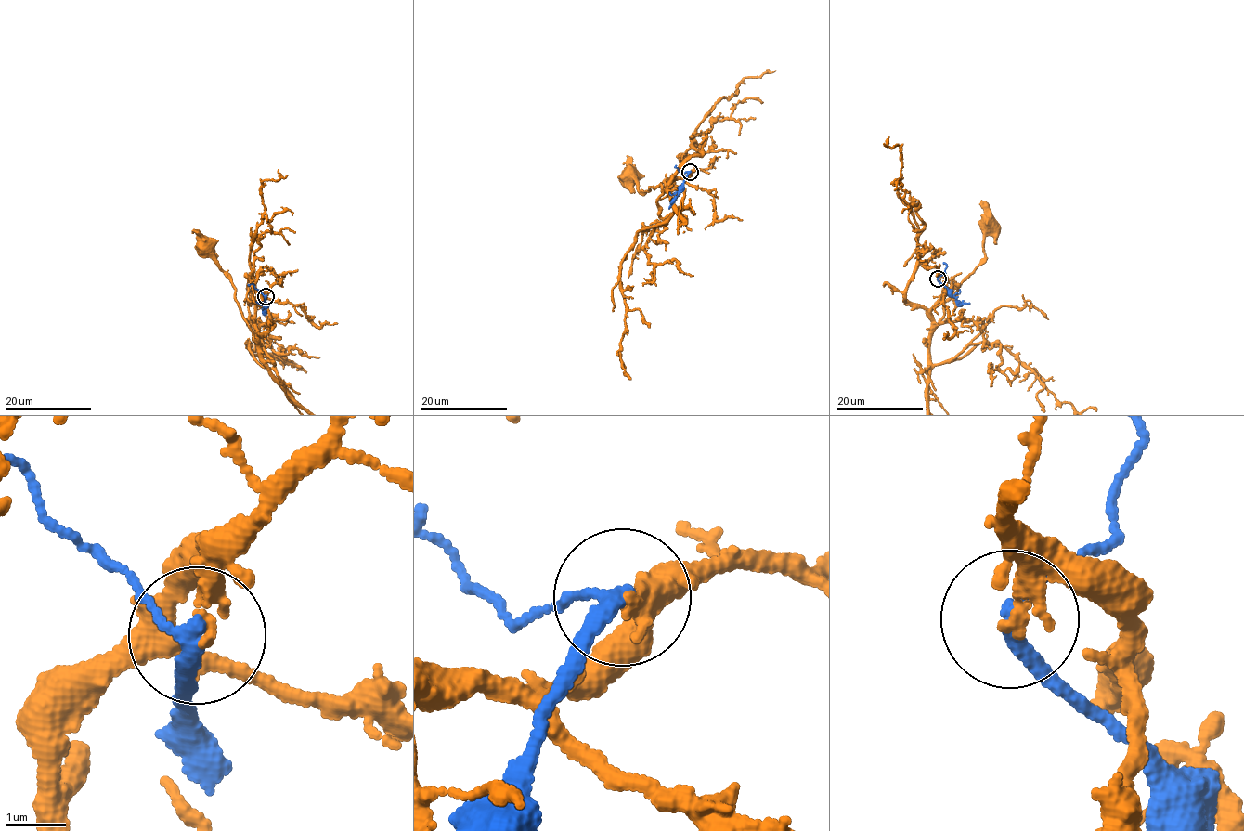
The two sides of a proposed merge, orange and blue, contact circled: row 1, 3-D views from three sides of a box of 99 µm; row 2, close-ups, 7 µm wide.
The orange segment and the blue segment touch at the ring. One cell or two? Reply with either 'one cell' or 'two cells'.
two cells

